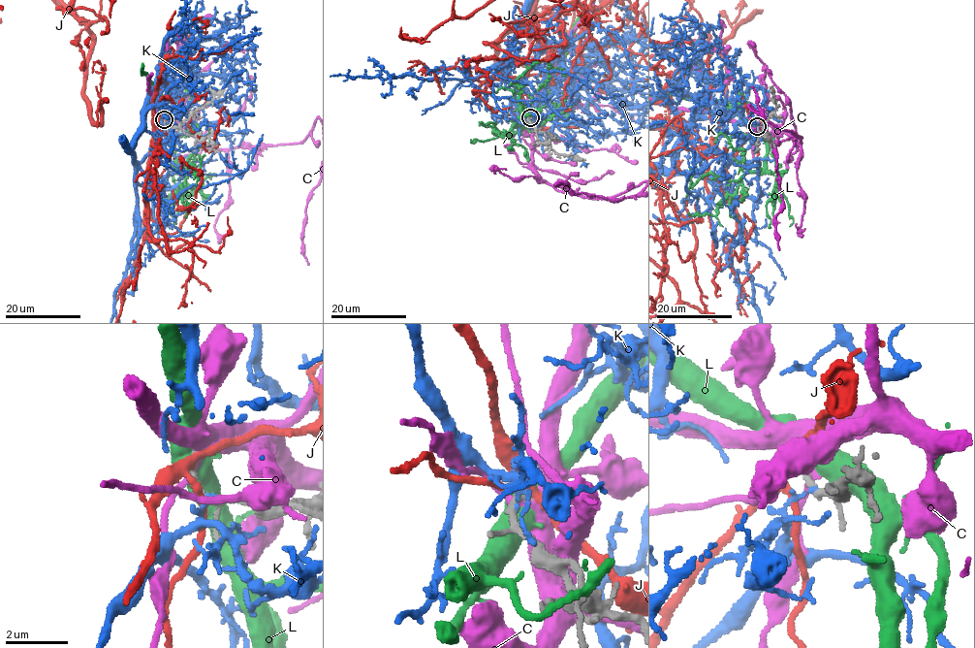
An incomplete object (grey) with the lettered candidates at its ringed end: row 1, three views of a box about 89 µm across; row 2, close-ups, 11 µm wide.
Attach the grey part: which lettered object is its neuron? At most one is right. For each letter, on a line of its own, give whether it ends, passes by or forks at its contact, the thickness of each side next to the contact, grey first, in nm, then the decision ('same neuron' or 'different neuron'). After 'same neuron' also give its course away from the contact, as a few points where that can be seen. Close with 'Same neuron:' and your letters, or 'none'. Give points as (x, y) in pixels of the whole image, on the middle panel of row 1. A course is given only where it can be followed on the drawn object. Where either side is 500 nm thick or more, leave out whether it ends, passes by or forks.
C: it passes by | 200/320 nm | different neuron
J: it forks | 190/240 nm | different neuron
K: it ends | 160/130 nm | different neuron
L: 200/650 nm | different neuron
Same neuron: none

